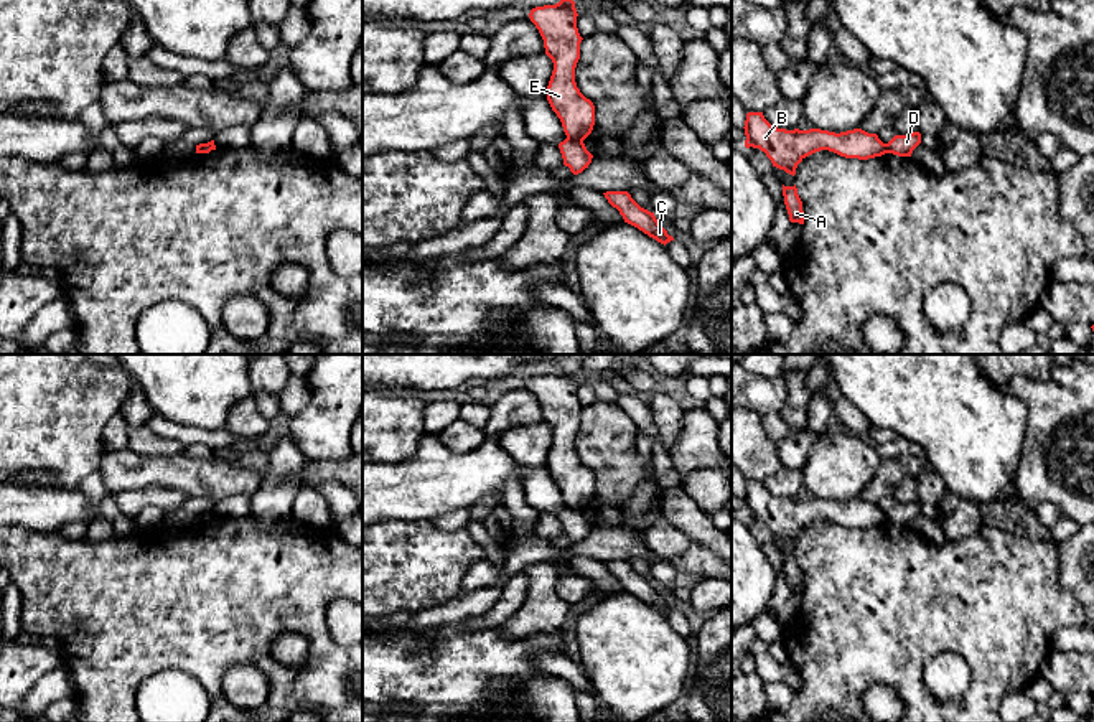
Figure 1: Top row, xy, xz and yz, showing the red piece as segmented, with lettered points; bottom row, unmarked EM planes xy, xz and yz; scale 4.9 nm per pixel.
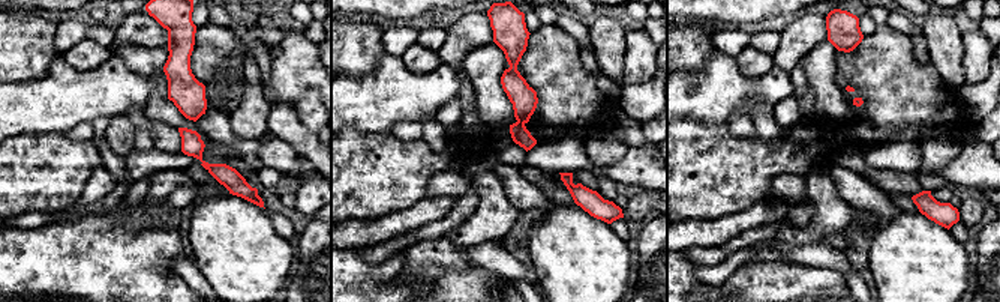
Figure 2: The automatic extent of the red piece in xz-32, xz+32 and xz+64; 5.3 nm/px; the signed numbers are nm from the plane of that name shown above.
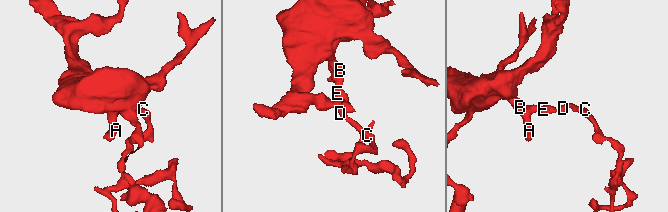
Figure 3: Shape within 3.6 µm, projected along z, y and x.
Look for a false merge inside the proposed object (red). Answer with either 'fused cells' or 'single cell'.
fused cells

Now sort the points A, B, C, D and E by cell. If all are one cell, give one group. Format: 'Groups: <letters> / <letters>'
Groups: A B E / C D

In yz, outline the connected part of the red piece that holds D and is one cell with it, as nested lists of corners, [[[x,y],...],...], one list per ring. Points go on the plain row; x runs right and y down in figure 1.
[[[913,501],[908,504],[895,504],[886,516],[886,523],[893,523],[898,526],[911,526],[913,519],[921,513],[921,503]]]

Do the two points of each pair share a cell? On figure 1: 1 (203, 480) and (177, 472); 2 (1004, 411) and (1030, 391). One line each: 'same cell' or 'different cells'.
1: same cell
2: different cells

